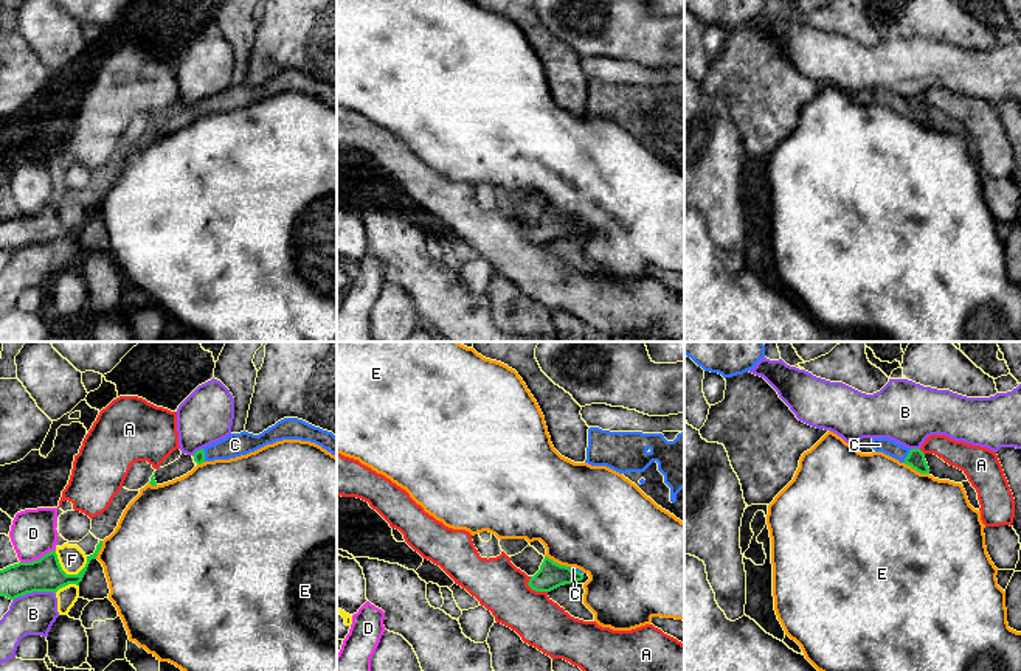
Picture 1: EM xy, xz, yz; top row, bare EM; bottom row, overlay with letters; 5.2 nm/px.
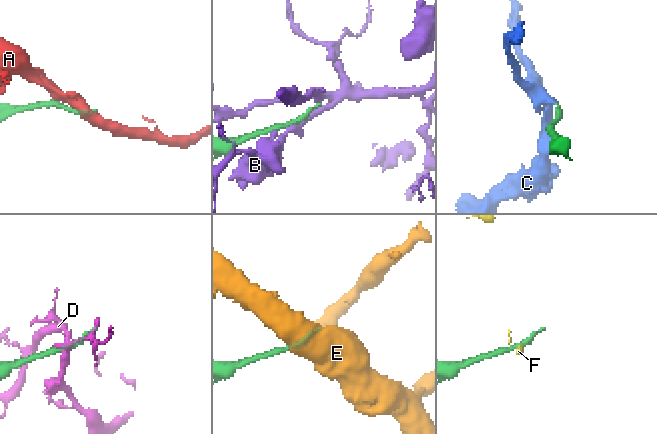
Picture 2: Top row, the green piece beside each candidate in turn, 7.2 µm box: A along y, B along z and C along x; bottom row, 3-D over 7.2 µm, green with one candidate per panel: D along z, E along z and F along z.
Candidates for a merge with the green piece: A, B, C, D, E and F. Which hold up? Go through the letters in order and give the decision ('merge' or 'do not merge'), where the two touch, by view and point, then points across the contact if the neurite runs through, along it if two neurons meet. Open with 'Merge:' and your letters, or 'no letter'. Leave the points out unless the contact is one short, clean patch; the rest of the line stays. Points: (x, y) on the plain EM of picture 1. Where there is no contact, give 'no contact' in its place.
Merge: C
A: do not merge | xz (534, 241)
B: do not merge | xy (33, 243)
C: merge | yz (908, 107) | across yz (916, 111), (908, 107), (879, 97)
D: do not merge | xy (38, 212) | along xy (55, 201), (36, 212), (20, 215)
E: do not merge | yz (916, 121)
F: do not merge | xy (64, 224)

